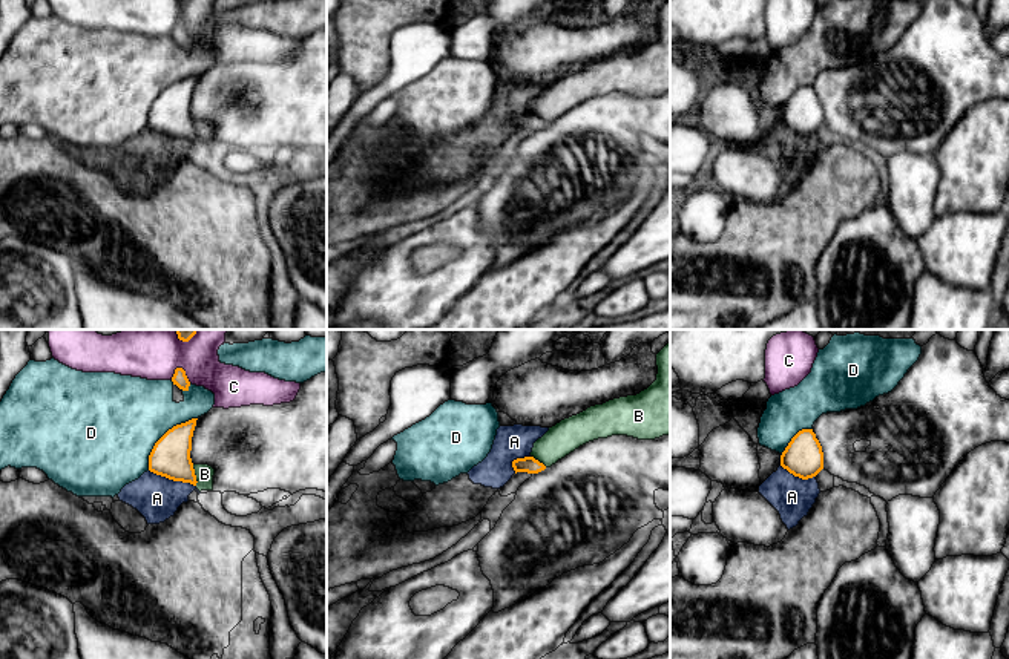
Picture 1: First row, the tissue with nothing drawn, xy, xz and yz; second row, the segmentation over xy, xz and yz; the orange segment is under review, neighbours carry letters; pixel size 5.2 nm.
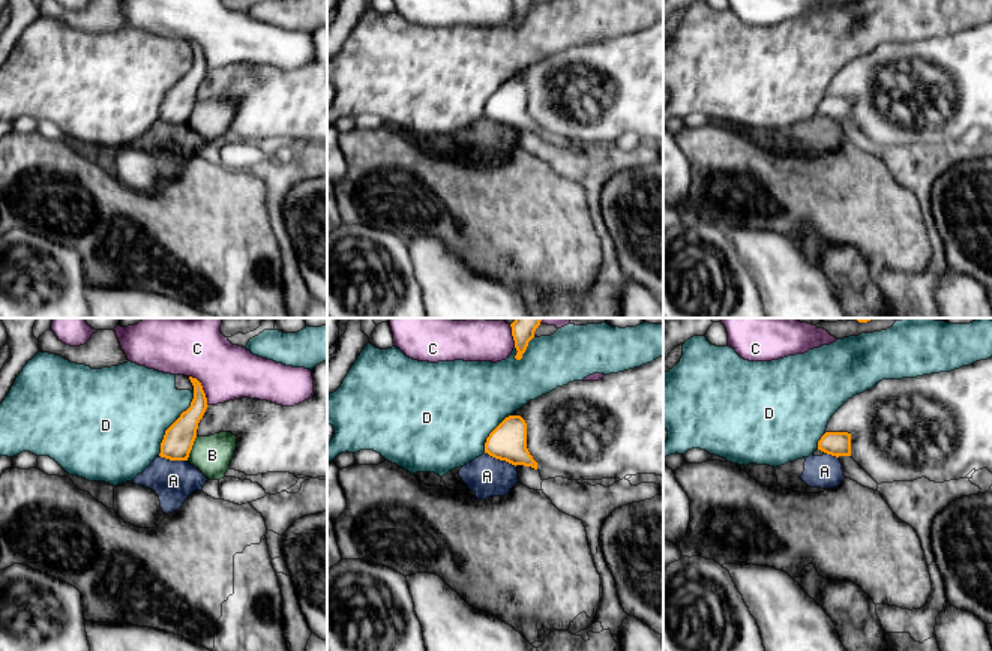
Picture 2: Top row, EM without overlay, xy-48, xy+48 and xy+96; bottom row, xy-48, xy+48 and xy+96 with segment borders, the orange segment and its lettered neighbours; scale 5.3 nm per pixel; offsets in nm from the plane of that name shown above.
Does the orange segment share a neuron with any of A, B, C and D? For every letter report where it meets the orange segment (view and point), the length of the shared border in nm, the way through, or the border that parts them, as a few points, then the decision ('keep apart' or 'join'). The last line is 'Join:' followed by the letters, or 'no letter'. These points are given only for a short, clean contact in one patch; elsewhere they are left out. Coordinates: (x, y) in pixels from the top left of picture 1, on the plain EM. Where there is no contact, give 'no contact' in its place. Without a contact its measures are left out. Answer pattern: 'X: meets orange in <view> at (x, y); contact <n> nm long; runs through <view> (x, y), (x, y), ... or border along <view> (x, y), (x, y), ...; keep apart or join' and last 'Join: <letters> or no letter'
A: meets orange in xy at (172, 135); contact 260 nm long; border along xy (149, 126), (195, 143); keep apart
B: meets orange in xy at (195, 132); contact 110 nm long; border along xy (192, 121), (197, 141); keep apart
C: meets orange in xy at (184, 28); contact 120 nm long; keep apart
D: meets orange in xy at (163, 92); contact 380 nm long; keep apart
Join: no letter

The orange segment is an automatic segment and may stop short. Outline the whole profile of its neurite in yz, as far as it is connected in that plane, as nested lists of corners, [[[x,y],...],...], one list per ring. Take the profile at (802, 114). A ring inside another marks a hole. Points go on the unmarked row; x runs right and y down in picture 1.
[[[813,86],[799,87],[781,112],[781,123],[794,133],[808,136],[823,126],[823,109]]]

